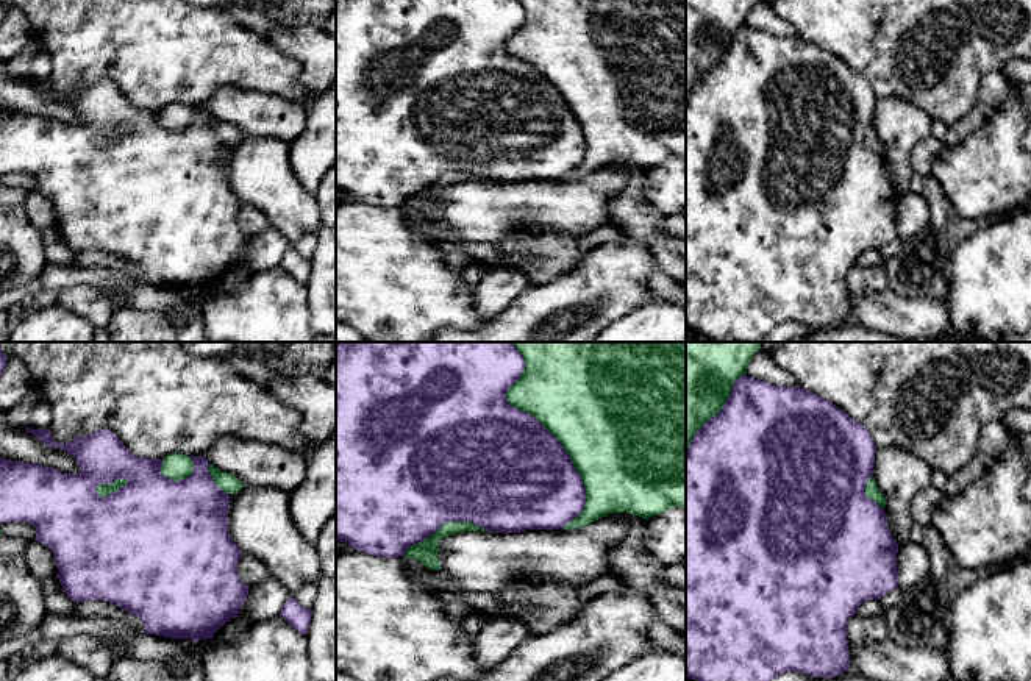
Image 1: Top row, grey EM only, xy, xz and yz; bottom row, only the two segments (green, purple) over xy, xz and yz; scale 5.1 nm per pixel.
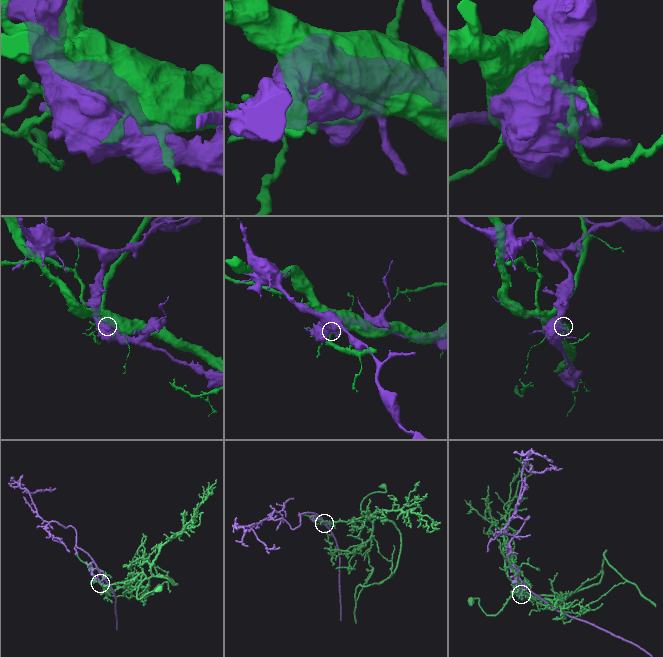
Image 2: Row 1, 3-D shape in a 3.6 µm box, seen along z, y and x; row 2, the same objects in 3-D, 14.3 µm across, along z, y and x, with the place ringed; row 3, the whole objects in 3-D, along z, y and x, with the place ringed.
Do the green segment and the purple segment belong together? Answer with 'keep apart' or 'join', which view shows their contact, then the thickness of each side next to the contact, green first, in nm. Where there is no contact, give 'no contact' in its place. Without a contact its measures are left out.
keep apart | xz | 500/500 nm

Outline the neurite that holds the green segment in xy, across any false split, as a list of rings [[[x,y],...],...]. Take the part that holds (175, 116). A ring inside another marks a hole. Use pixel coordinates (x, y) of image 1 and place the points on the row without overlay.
[[[170,103],[164,108],[159,123],[180,131],[192,125],[194,111],[191,106]]]

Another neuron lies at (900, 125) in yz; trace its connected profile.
[[[878,98],[873,128],[886,148],[887,176],[898,195],[909,192],[914,170],[911,153],[914,145],[931,136],[933,119],[917,105],[900,98]]]

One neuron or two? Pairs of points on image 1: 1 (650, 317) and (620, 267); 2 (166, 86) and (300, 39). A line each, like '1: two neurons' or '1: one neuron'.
1: two neurons
2: two neurons

